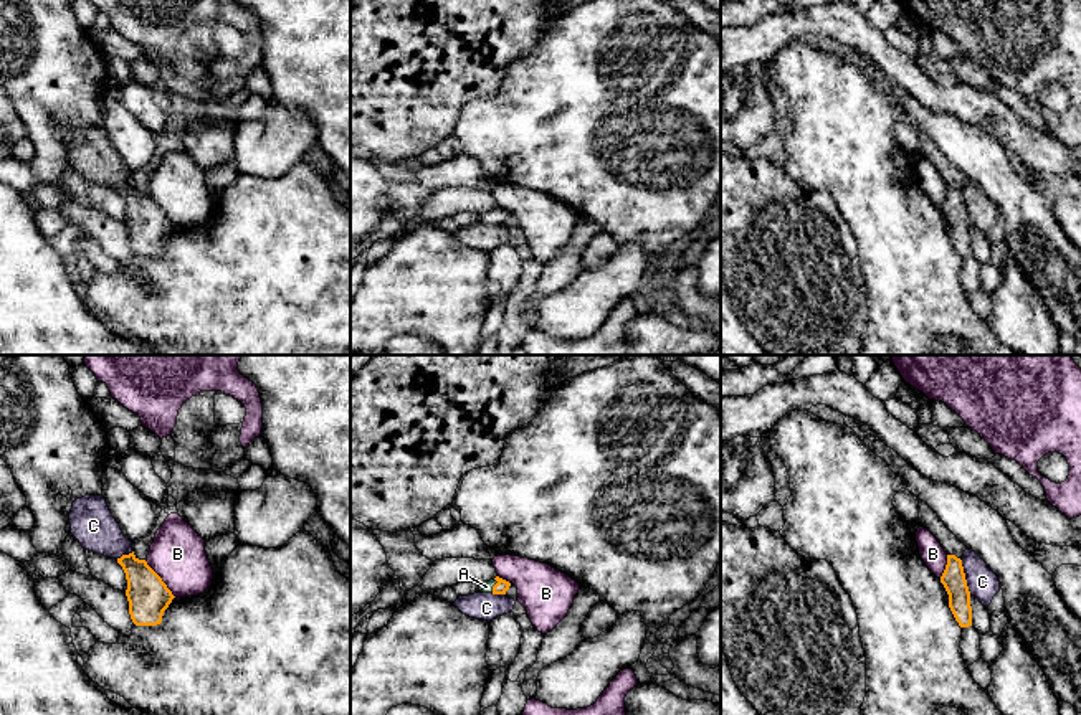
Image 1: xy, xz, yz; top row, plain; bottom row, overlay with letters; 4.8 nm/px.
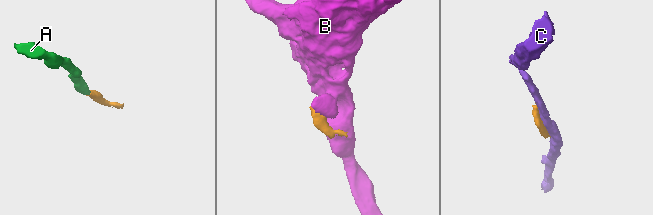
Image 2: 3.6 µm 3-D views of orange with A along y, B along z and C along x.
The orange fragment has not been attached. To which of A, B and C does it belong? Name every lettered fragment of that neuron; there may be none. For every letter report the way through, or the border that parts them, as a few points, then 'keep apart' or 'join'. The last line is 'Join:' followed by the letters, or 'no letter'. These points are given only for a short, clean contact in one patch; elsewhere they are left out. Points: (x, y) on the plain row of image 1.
A: runs through xz (501, 217), (495, 215), (486, 217); join
B: border along xy (144, 190), (176, 227); keep apart
C: keep apart
Join: A

